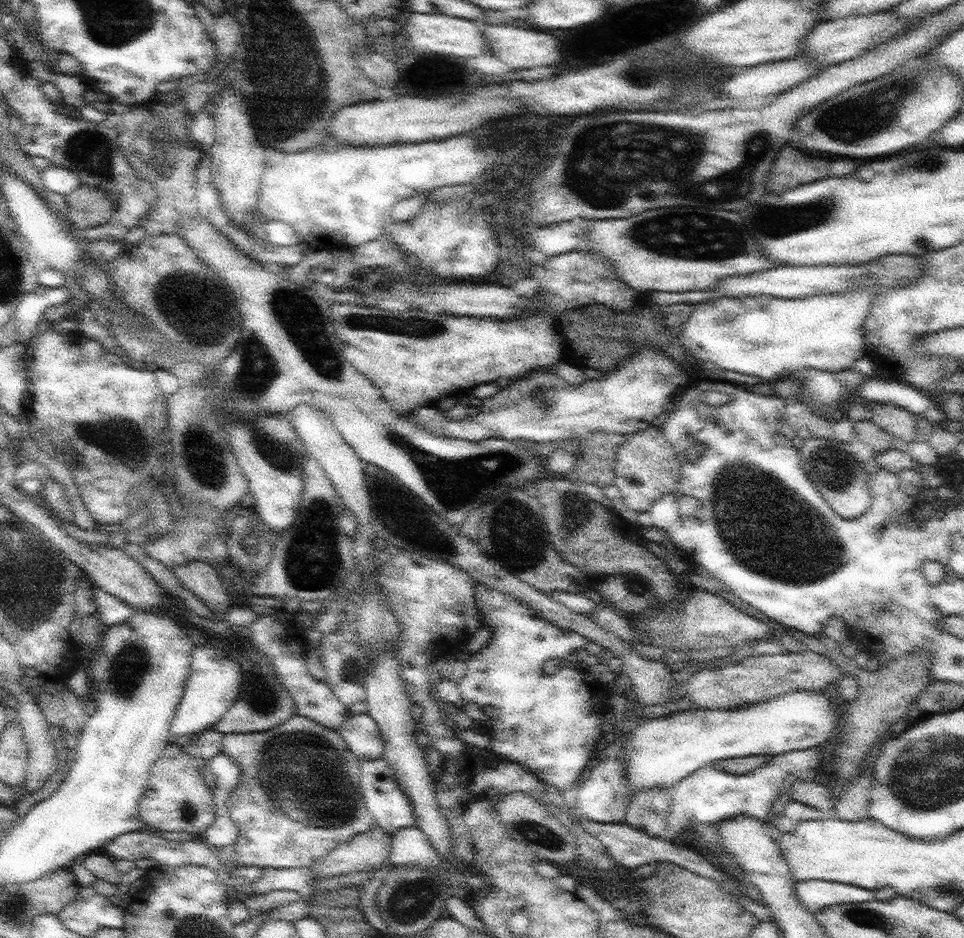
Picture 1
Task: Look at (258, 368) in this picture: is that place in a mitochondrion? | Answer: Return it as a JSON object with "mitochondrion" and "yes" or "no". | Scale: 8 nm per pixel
{"mitochondrion":"yes"}

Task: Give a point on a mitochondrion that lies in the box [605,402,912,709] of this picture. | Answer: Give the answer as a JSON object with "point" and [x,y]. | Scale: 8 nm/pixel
{"point":[747,506]}

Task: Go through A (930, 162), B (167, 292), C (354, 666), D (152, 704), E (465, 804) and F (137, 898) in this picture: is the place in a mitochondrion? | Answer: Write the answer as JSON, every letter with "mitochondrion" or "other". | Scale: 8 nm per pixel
{"A":"other","B":"mitochondrion","C":"mitochondrion","D":"other","E":"other","F":"other"}

